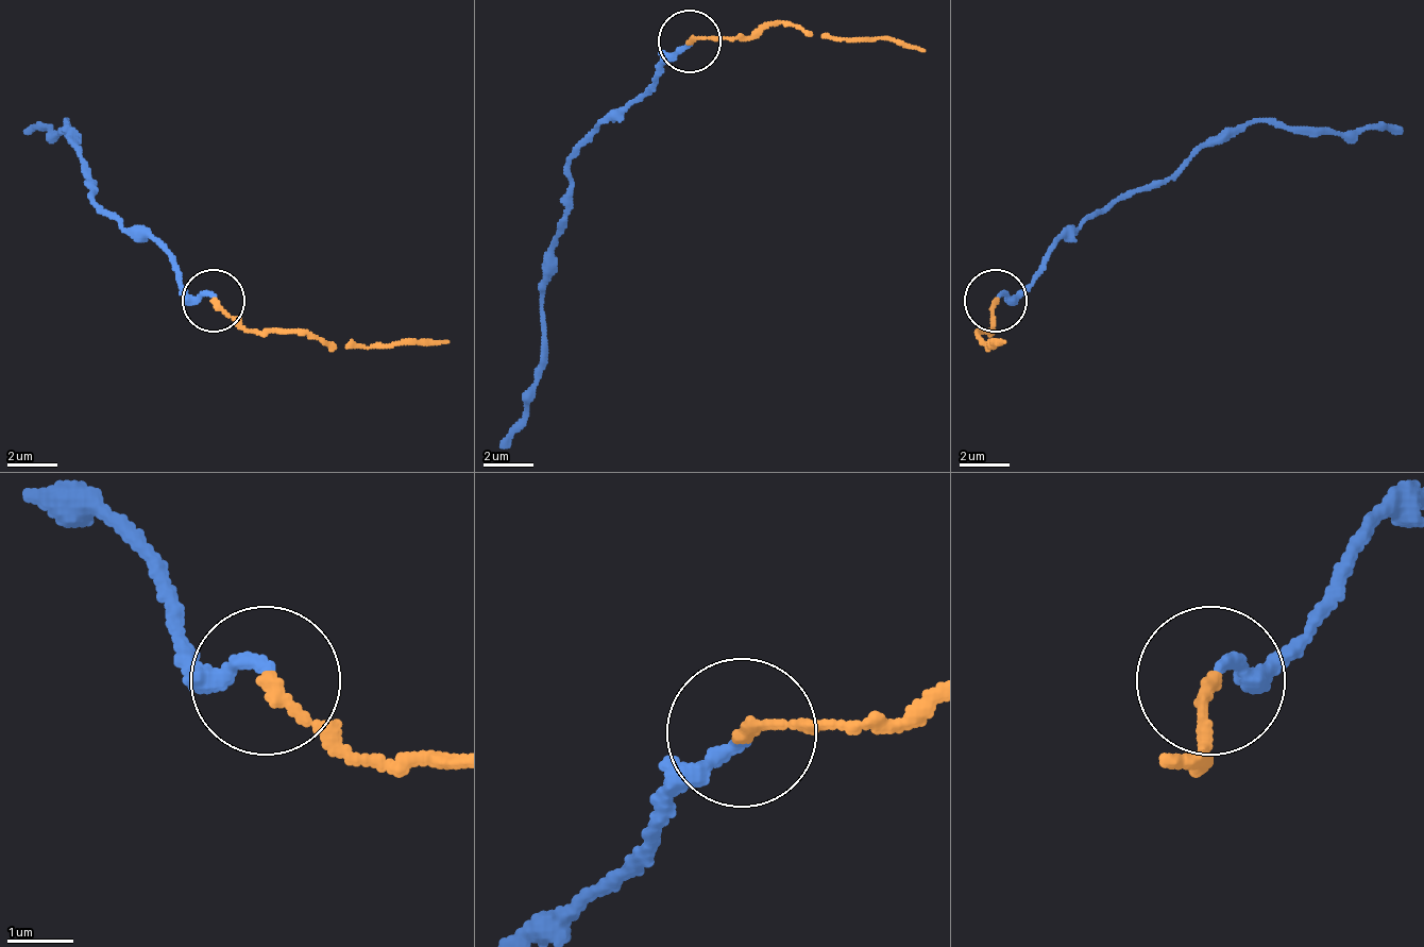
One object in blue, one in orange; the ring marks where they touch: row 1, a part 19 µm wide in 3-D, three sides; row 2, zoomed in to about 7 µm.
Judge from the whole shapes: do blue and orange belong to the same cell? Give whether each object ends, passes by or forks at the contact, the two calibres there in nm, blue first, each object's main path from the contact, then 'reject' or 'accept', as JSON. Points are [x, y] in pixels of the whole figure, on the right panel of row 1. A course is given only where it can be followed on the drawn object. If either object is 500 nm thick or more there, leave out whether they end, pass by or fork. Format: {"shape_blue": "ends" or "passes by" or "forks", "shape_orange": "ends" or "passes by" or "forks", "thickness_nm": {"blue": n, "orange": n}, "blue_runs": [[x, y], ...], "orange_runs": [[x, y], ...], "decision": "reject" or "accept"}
{"shape_blue": "ends", "shape_orange": "ends", "thickness_nm": {"blue": 200, "orange": 180}, "blue_runs": [[1000, 299], [1019, 292], [1063, 236], [1119, 198], [1164, 186], [1201, 148], [1252, 122], [1371, 129], [1403, 135]], "orange_runs": [[994, 299], [994, 331], [981, 337], [1006, 343]], "decision": "accept"}

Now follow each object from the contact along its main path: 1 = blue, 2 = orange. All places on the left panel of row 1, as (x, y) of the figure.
1: (212, 299), (186, 292), (149, 236), (91, 198), (91, 186), (72, 148), (67, 122), (67, 129), (22, 135)
2: (212, 299), (249, 331), (306, 337), (451, 343)

